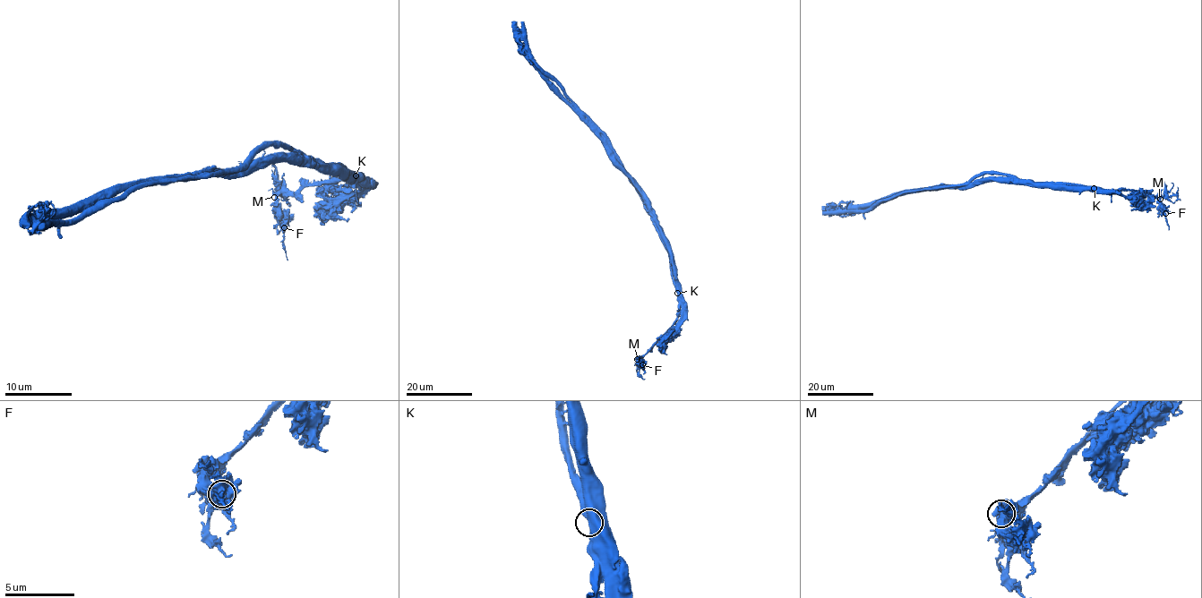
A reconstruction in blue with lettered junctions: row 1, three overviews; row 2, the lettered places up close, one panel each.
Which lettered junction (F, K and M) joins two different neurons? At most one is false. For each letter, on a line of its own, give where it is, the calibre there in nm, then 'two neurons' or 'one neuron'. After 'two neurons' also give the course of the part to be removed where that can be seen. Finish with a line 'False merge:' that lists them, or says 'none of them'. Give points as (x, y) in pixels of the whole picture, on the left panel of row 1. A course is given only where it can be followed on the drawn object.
F: (284, 227) | 340 nm | one neuron
K: (356, 175) | 950 nm | two neurons | (356, 175), (311, 162), (293, 149), (264, 145), (237, 170), (141, 183), (82, 215), (38, 228)
M: (274, 197) | 360 nm | one neuron
False merge: K

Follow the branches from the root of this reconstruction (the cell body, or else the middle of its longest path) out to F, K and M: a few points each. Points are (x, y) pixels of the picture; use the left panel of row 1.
F: (289, 162), (338, 163), (359, 182), (324, 180), (304, 183), (296, 192), (281, 192), (278, 209), (285, 226)
K: (289, 162), (338, 163), (347, 172), (356, 175)
M: (289, 162), (338, 163), (359, 182), (313, 182), (304, 183), (296, 192), (279, 192), (274, 197)

